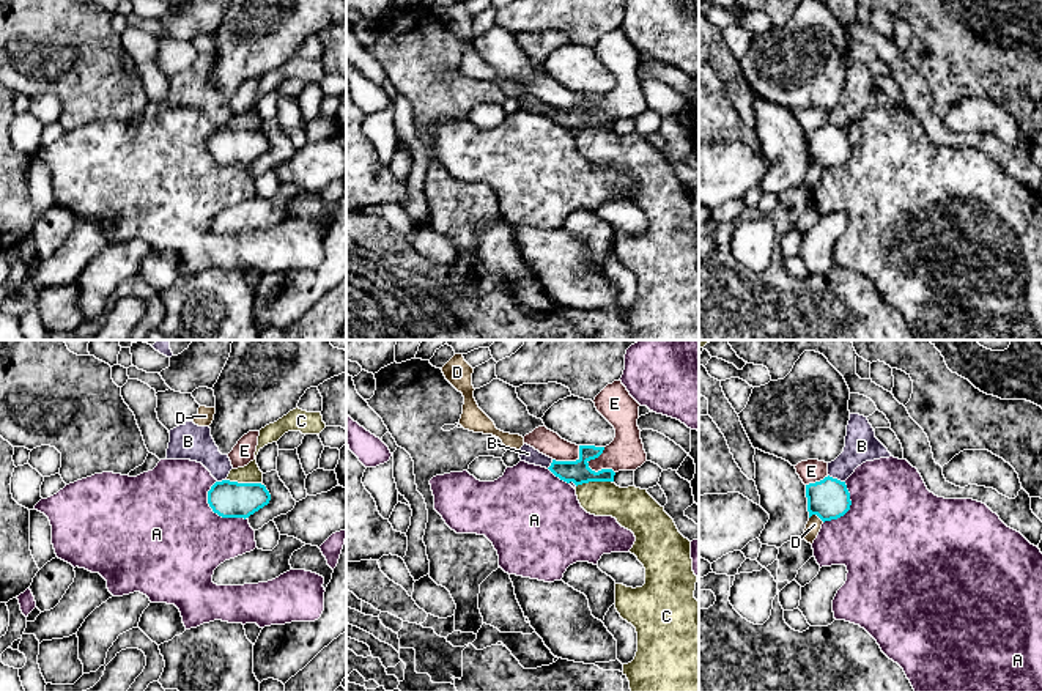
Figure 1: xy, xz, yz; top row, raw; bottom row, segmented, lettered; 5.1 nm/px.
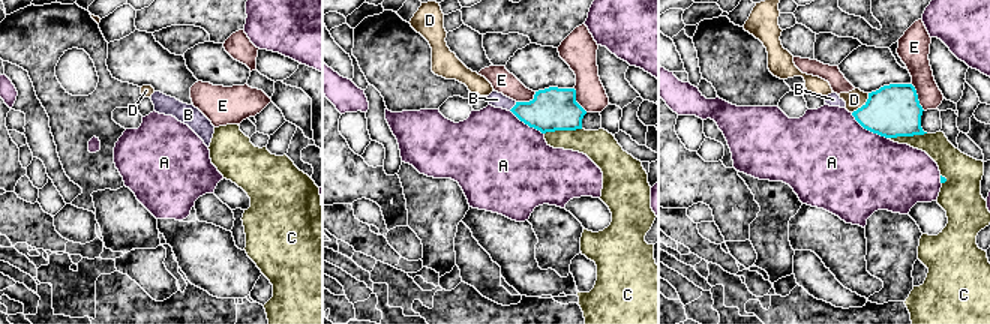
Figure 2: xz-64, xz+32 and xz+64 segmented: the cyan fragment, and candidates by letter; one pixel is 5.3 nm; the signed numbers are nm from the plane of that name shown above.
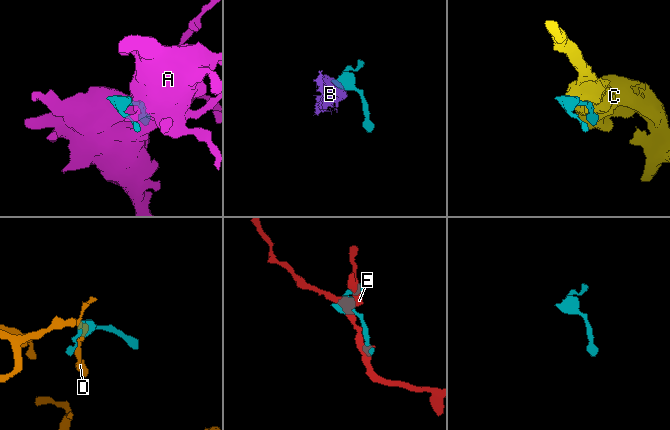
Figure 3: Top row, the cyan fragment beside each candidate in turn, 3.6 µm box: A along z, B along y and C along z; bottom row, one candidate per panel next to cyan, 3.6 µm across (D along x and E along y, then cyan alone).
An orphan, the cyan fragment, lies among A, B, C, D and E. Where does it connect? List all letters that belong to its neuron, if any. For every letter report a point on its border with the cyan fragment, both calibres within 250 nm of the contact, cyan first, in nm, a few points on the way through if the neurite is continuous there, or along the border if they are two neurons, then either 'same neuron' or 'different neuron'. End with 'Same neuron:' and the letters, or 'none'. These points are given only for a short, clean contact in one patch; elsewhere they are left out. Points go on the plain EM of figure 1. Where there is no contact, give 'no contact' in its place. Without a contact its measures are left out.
A: meets cyan in xy at (214, 159); 190 nm thick on the cyan side, 500 nm on the other; different neuron
B: meets cyan in yz at (836, 126); 200 nm thick on the cyan side, 170 nm on the other; runs through yz (830, 147), (836, 126), (839, 117), (861, 93); same neuron
C: meets cyan in xy at (244, 131); 190 nm thick on the cyan side, 100 nm on the other; different neuron
D: meets cyan in yz at (817, 162); 200 nm thick on the cyan side, 80 nm on the other; different neuron
E: meets cyan in xz at (600, 118); 120 nm thick on the cyan side, 180 nm on the other; border along xz (586, 109), (595, 118), (611, 117), (614, 120); different neuron
Same neuron: B

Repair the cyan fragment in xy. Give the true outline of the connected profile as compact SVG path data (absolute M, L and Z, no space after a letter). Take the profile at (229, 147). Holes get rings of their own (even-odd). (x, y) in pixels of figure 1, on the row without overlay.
M192 68L186 69L170 80L170 90L167 96L167 107L190 107L201 110L211 123L217 127L211 137L208 139L208 151L214 161L222 165L249 165L260 156L269 151L271 142L261 131L238 131L230 129L227 124L233 116L228 102L222 102L219 94L216 93L211 76L209 74L198 74Z

